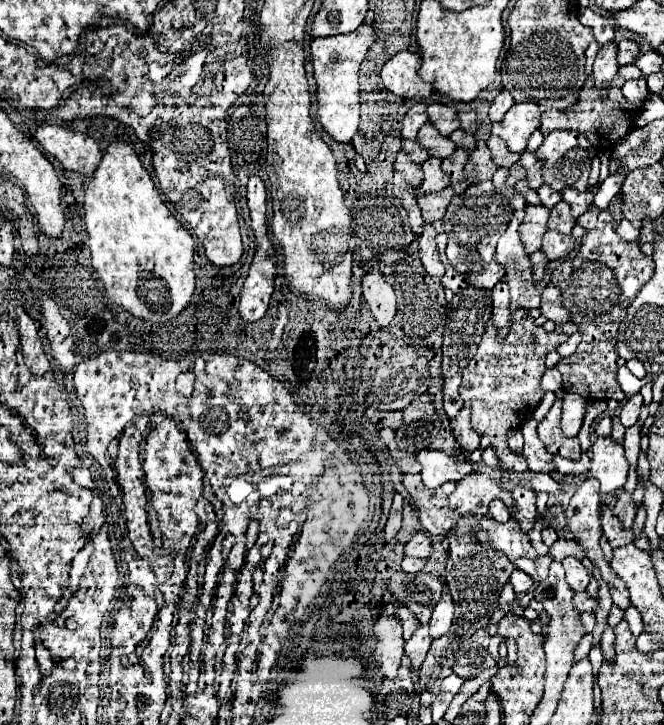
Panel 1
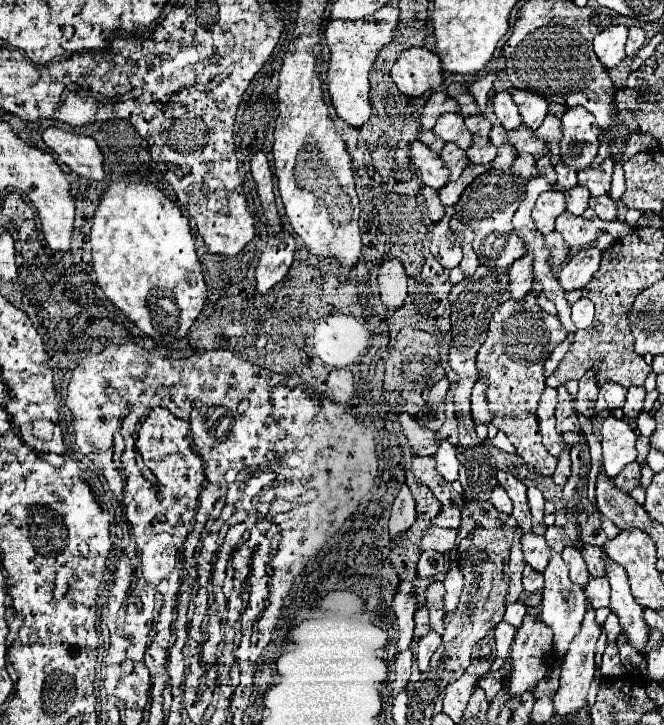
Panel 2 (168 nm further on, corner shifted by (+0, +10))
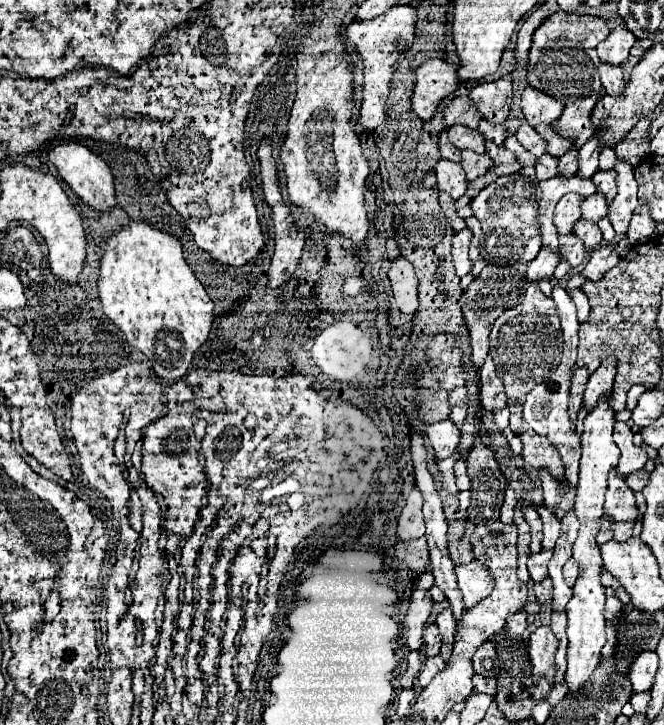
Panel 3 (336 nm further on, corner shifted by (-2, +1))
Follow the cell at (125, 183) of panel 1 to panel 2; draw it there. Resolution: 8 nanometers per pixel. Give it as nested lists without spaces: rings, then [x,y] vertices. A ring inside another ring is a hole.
[[[140,175],[120,177],[120,181],[110,183],[100,199],[94,215],[92,231],[92,257],[94,273],[104,295],[150,339],[156,347],[172,347],[186,337],[188,329],[196,317],[204,311],[206,303],[206,283],[202,275],[202,265],[196,257],[194,237],[188,227],[188,219],[182,215],[176,203],[172,203],[158,187]]]

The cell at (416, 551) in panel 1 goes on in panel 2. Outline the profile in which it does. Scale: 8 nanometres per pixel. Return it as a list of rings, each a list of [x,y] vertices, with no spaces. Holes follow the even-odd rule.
[[[430,527],[422,535],[422,549],[434,549],[438,553],[448,553],[456,545],[456,531],[442,529],[442,527]]]

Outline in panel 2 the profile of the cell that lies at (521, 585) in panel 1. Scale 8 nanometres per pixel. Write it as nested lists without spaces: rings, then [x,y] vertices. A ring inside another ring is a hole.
[[[526,565],[526,567],[524,567],[522,583],[524,583],[524,589],[526,589],[528,593],[536,593],[536,591],[540,591],[540,589],[544,587],[544,577],[542,577],[542,573],[538,573],[538,571],[534,571],[530,565]]]

